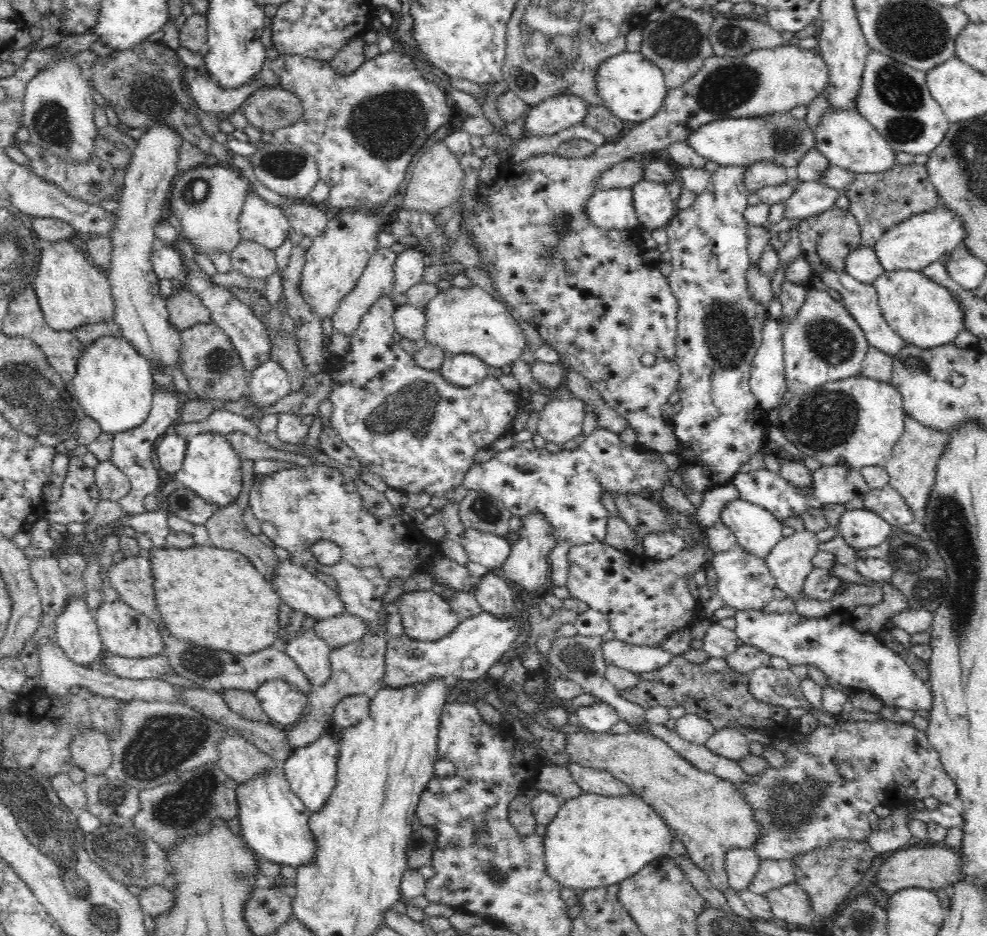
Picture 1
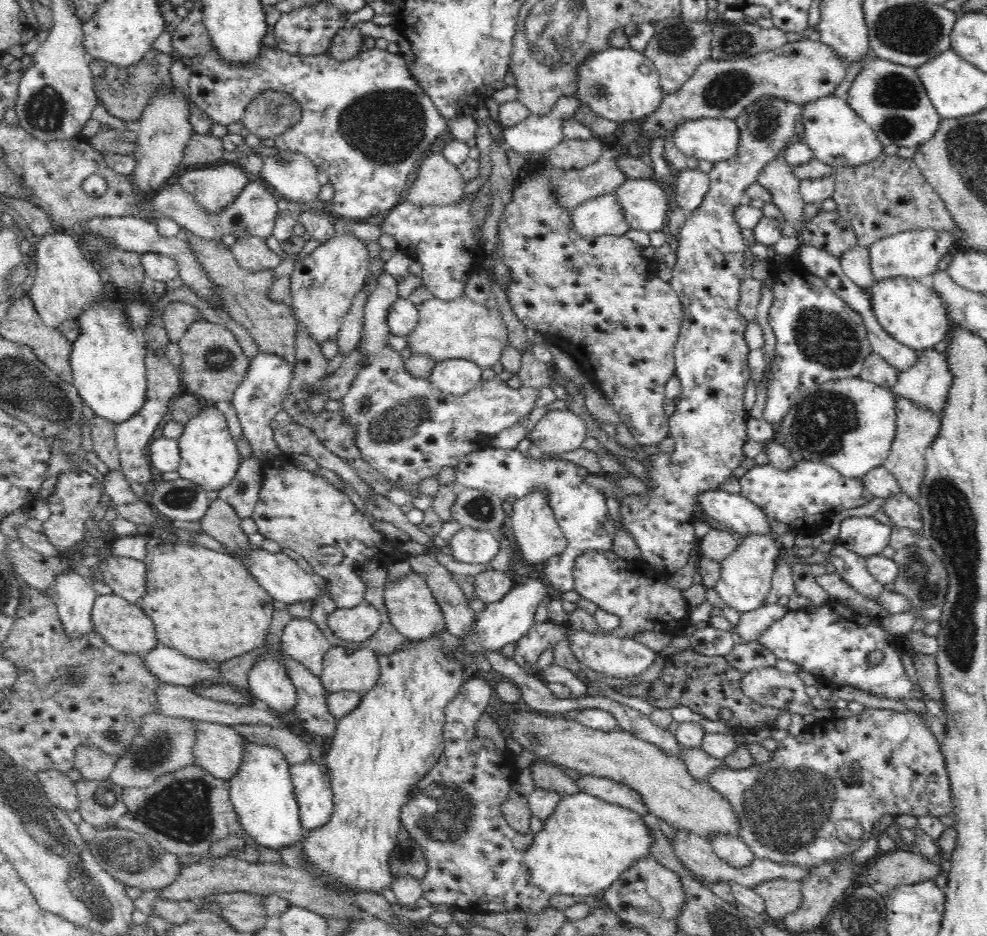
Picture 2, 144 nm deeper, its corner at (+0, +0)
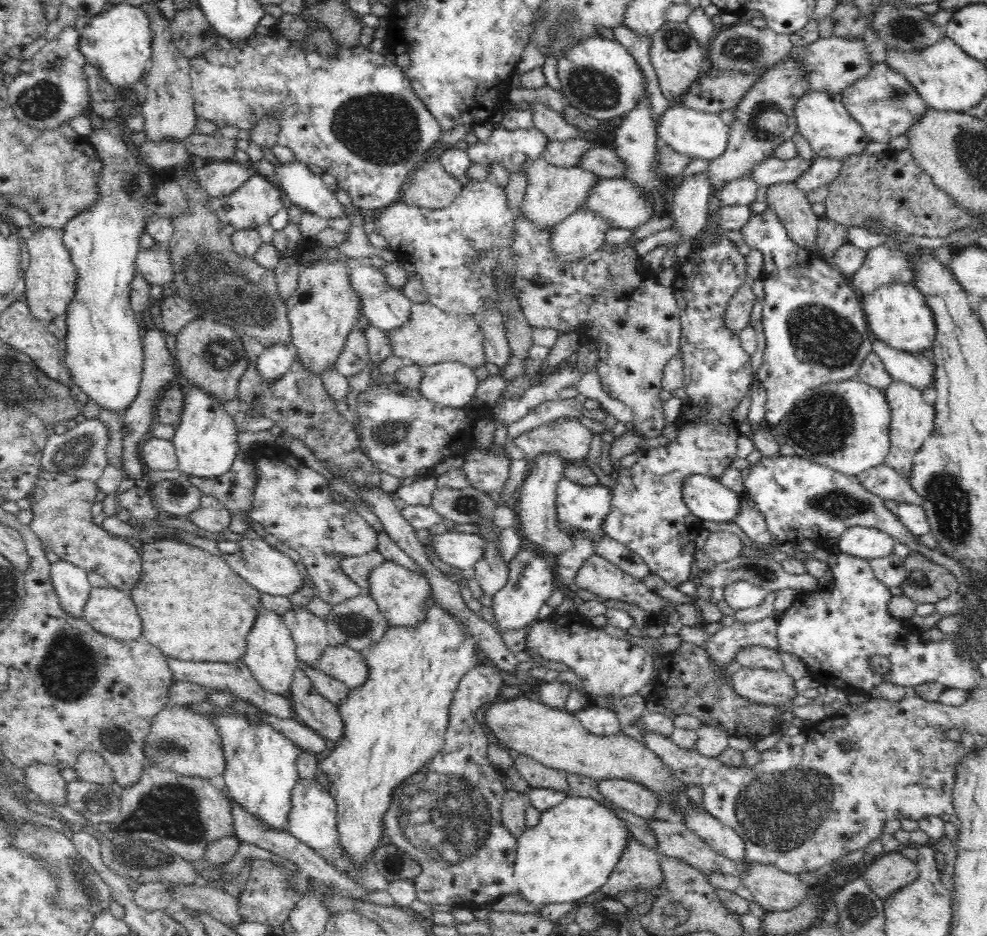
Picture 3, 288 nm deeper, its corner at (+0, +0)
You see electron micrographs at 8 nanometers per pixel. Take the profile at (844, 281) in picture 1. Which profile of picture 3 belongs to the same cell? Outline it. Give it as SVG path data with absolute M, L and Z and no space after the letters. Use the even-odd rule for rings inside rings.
M880 340L874 342L874 354L878 354L888 370L888 374L896 382L906 382L920 392L926 392L936 386L936 364L932 364L928 358L922 354L910 354L910 352L900 352L894 348L888 348Z

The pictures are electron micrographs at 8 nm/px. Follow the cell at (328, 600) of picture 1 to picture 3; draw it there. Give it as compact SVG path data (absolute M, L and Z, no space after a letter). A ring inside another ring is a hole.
M250 538L224 540L218 544L218 548L224 554L224 560L230 564L230 568L238 576L242 576L250 586L254 586L258 592L290 598L292 594L296 594L300 590L300 586L304 582L304 576L298 572L296 564L282 552L274 550L268 540L250 540Z

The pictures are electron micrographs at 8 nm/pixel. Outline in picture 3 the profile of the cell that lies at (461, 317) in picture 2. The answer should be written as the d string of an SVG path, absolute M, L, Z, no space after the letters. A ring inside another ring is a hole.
M430 302L412 304L410 320L406 320L406 324L402 324L400 328L392 328L390 332L384 332L384 334L390 342L390 354L402 358L408 364L416 364L422 368L442 364L442 362L458 362L470 368L478 368L486 364L480 316L458 320L448 316L444 310L436 308Z

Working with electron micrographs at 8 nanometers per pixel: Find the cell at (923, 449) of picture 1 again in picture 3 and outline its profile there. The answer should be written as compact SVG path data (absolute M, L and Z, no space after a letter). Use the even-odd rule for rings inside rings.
M890 382L886 390L882 390L888 408L890 408L890 452L886 458L886 466L894 468L900 476L910 478L910 470L912 470L912 462L914 456L918 454L918 450L922 448L922 444L926 442L926 438L930 438L930 434L934 432L934 418L936 418L936 406L928 404L924 400L924 392L920 392L918 388L906 384L906 382Z

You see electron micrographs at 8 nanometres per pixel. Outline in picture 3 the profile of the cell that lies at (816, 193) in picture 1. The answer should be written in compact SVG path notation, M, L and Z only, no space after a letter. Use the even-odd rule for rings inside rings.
M814 156L810 160L810 166L802 172L802 176L798 176L798 180L794 184L798 186L798 190L804 190L804 192L810 192L810 190L814 190L818 186L830 184L830 182L838 180L844 162L846 160Z

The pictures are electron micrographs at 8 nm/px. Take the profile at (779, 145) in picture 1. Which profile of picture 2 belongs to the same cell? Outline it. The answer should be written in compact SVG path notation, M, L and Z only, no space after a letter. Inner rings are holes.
M698 118L684 120L668 138L682 154L716 164L736 154L740 130L728 118Z

